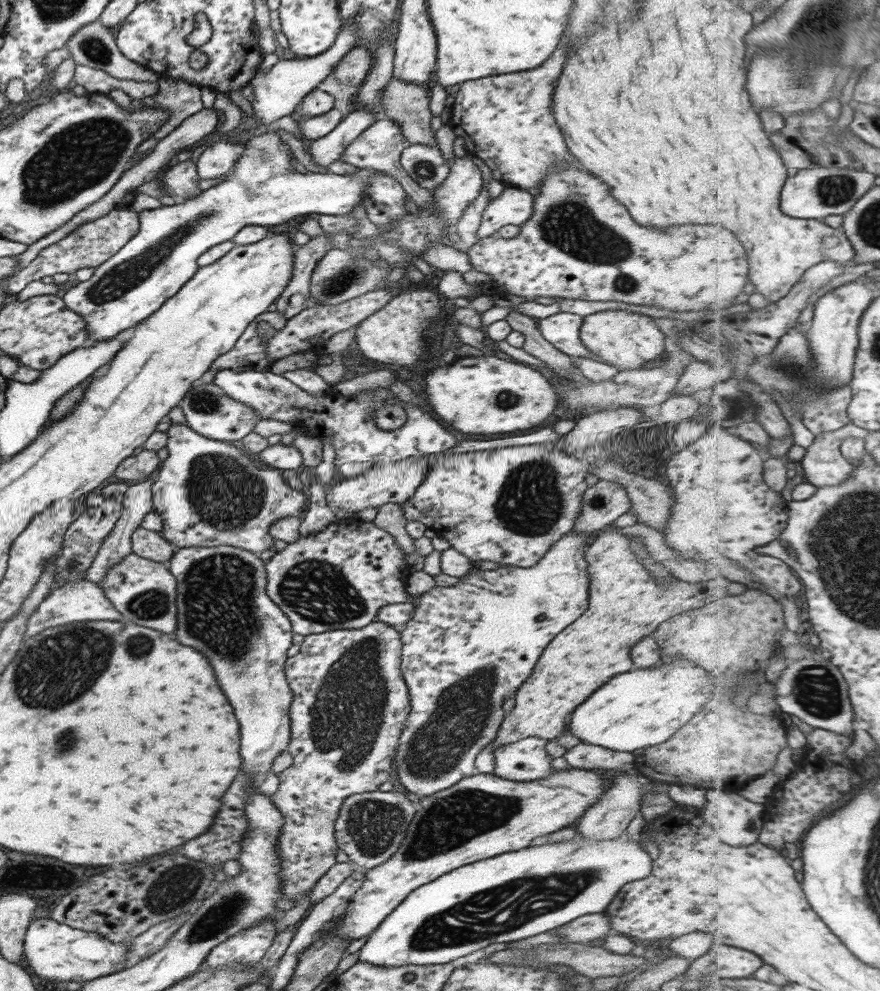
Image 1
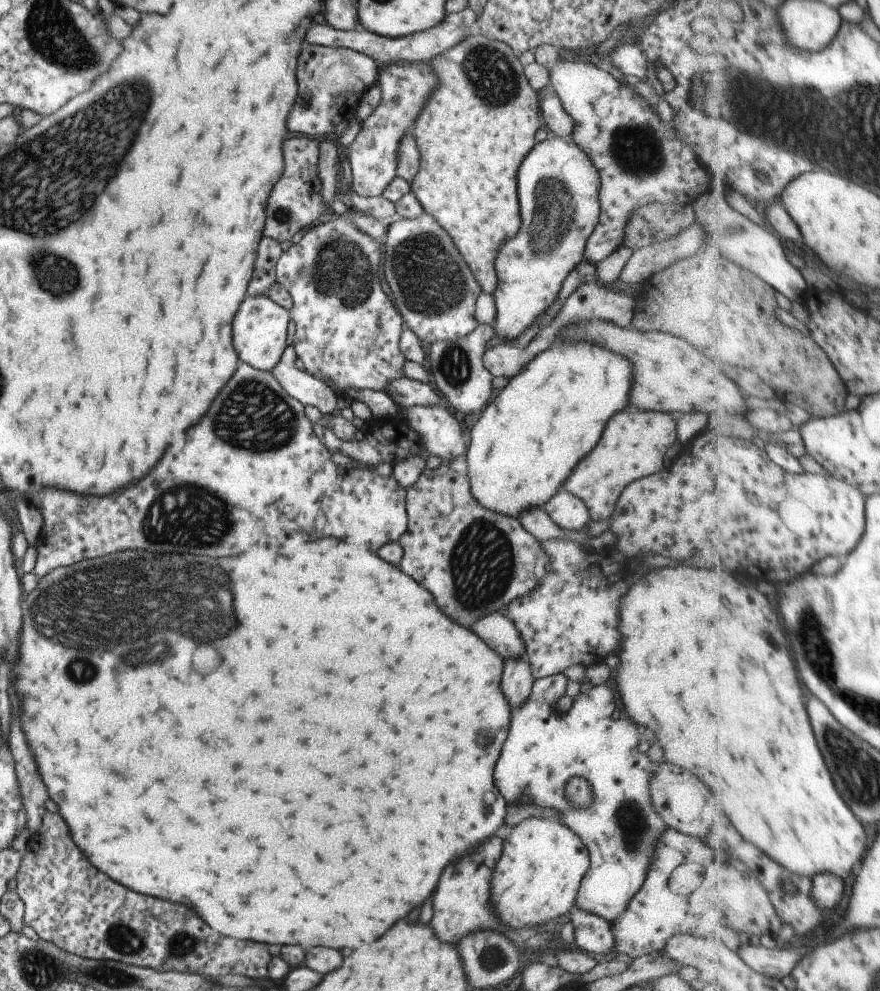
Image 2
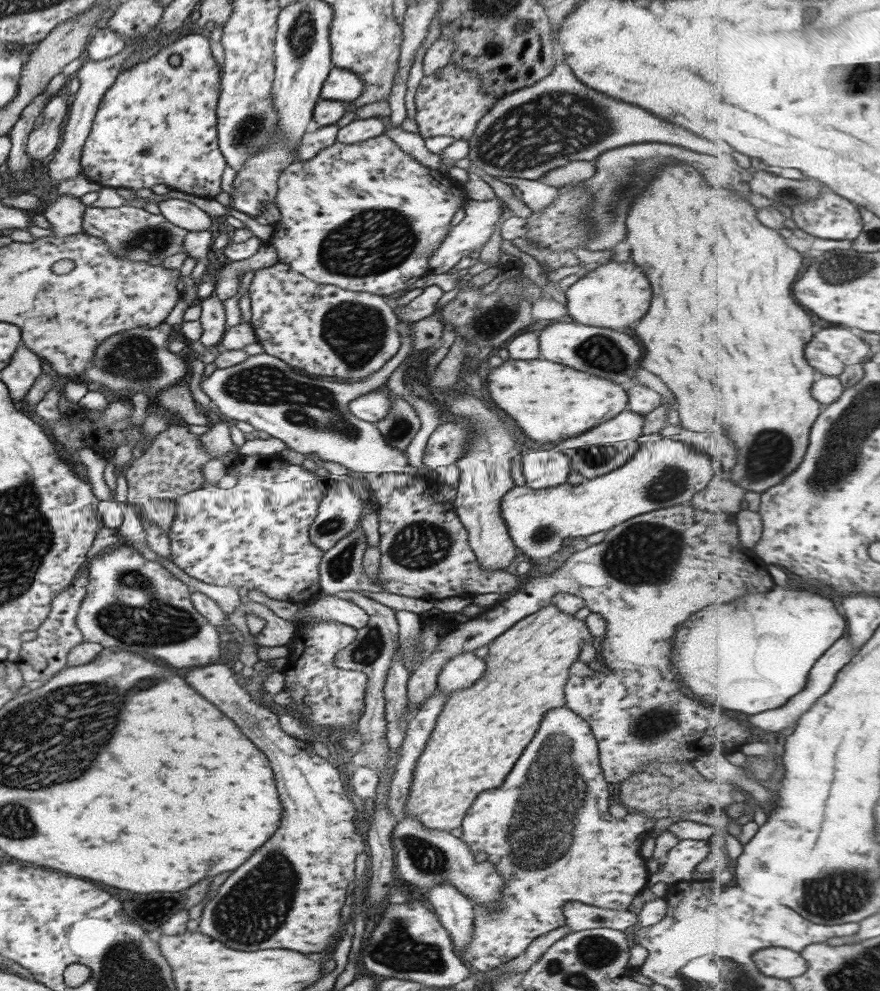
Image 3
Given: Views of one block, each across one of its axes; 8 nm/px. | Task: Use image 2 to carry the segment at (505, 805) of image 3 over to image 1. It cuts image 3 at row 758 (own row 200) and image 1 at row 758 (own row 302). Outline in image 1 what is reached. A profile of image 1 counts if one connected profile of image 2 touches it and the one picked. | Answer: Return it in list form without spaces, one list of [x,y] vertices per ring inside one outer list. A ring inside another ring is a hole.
[[[530,737],[506,744],[494,751],[493,774],[513,781],[531,781],[550,776],[556,770],[545,750],[547,741]]]

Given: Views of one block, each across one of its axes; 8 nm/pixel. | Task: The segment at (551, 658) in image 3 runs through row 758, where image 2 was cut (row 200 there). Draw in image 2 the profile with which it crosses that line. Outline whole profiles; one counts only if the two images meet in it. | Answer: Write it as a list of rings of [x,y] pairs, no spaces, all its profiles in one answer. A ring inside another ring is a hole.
[[[474,30],[469,35],[460,44],[452,46],[444,54],[438,54],[432,62],[429,62],[430,66],[432,66],[432,72],[438,76],[438,88],[430,94],[426,106],[422,108],[422,114],[418,114],[418,120],[414,122],[413,136],[418,145],[418,152],[420,152],[420,170],[418,170],[418,174],[414,176],[414,180],[412,180],[412,184],[409,184],[409,186],[411,192],[418,198],[418,202],[422,204],[422,209],[425,213],[431,215],[442,226],[442,229],[450,234],[450,238],[454,240],[456,248],[460,250],[460,254],[462,254],[464,261],[472,270],[472,274],[474,274],[474,277],[480,284],[482,291],[493,295],[496,292],[496,288],[498,288],[498,276],[496,273],[498,250],[500,250],[500,246],[504,246],[504,240],[506,242],[512,240],[518,234],[520,226],[522,226],[518,188],[516,188],[516,172],[518,172],[522,160],[528,156],[536,145],[536,132],[540,129],[538,111],[540,111],[540,97],[542,94],[532,88],[532,84],[528,82],[528,78],[524,74],[519,55],[514,53],[508,44],[504,44],[504,42],[494,38],[486,38],[486,36],[479,35]]]

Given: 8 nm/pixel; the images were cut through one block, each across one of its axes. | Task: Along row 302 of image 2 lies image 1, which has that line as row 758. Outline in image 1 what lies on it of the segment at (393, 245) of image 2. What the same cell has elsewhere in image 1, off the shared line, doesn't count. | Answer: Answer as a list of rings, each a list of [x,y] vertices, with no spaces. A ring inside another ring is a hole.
[[[570,532],[570,534],[558,539],[550,547],[550,550],[530,568],[507,565],[499,566],[495,570],[472,571],[472,573],[462,577],[454,586],[434,587],[421,594],[419,603],[415,605],[416,610],[413,617],[406,624],[395,627],[401,634],[401,673],[409,688],[411,709],[405,722],[405,728],[402,729],[400,739],[398,739],[398,749],[396,749],[393,761],[396,762],[398,767],[396,776],[400,778],[400,784],[405,786],[406,790],[410,790],[417,796],[434,796],[434,794],[438,794],[439,790],[449,789],[450,786],[455,786],[463,778],[475,775],[475,760],[478,754],[496,739],[497,731],[500,730],[501,722],[504,720],[504,711],[502,710],[504,701],[512,698],[520,685],[531,675],[542,650],[550,644],[550,640],[558,632],[562,632],[566,626],[570,626],[578,616],[582,616],[582,613],[588,608],[590,579],[585,552],[593,538],[592,535],[586,536],[586,534]]]

